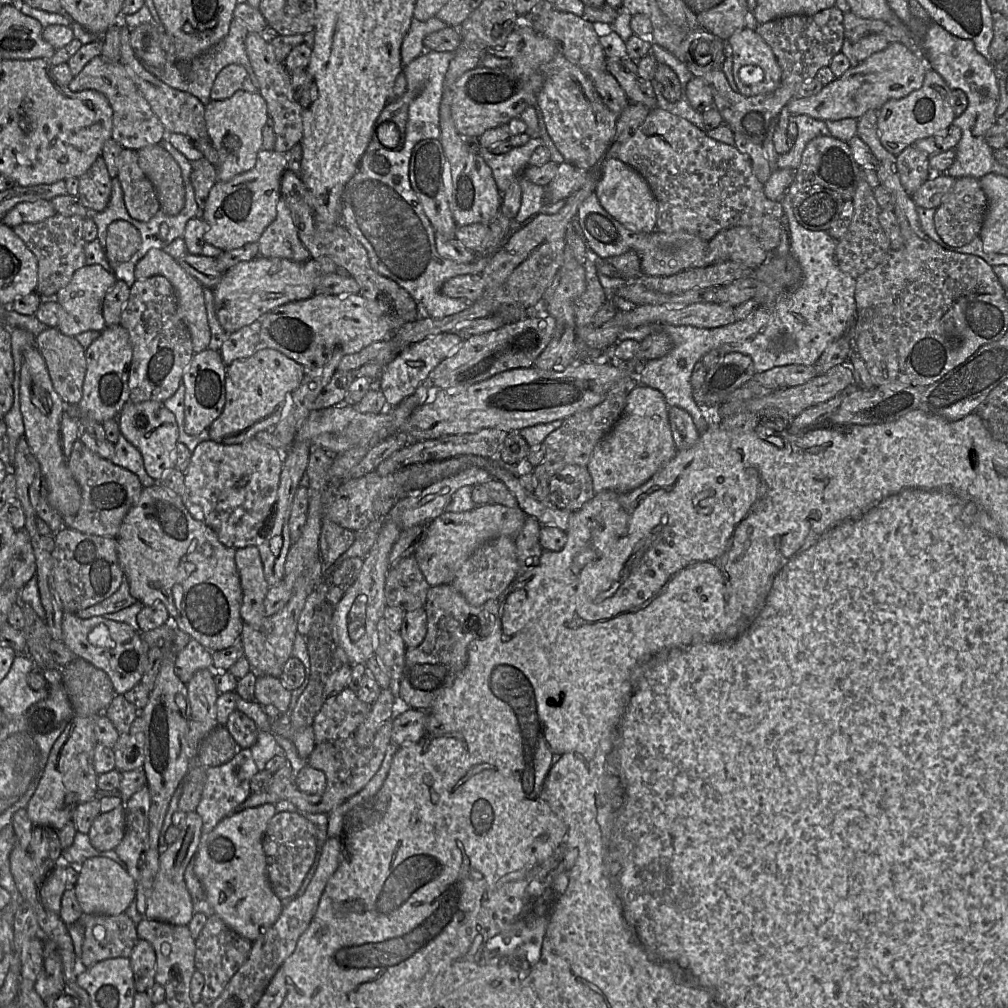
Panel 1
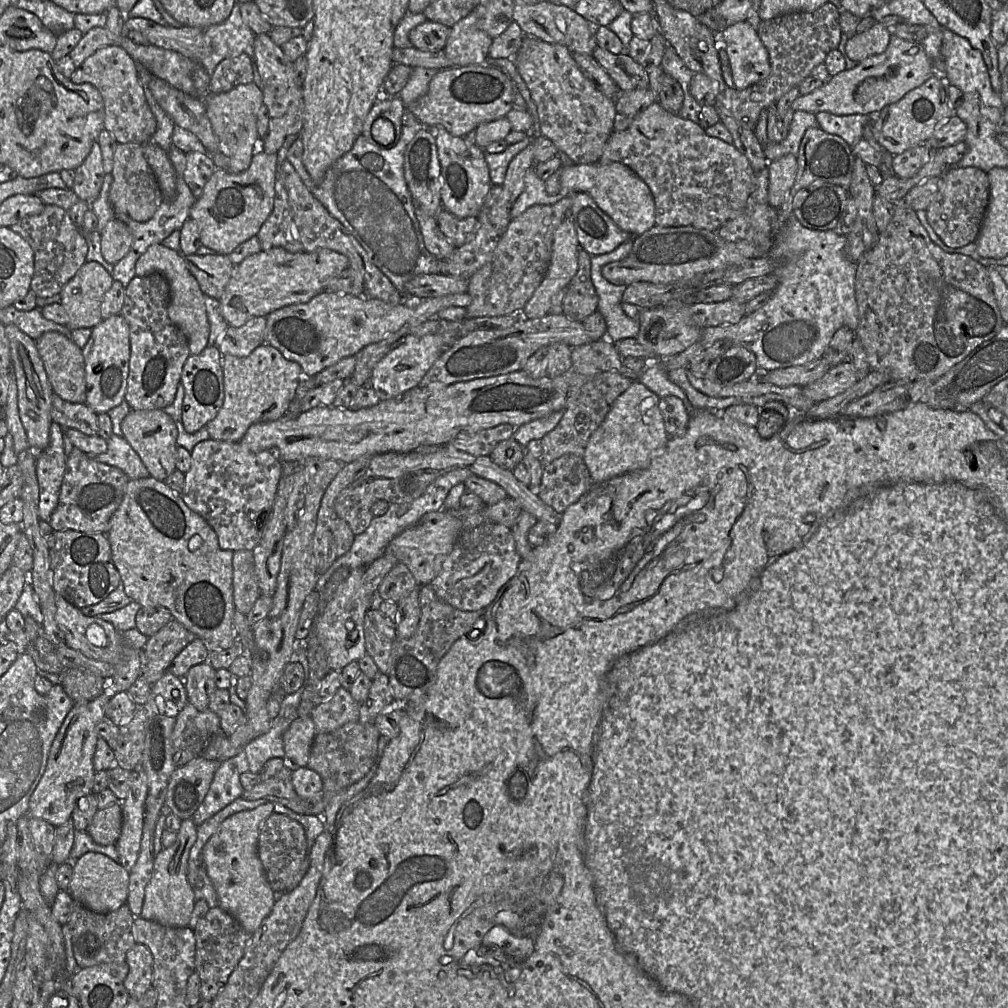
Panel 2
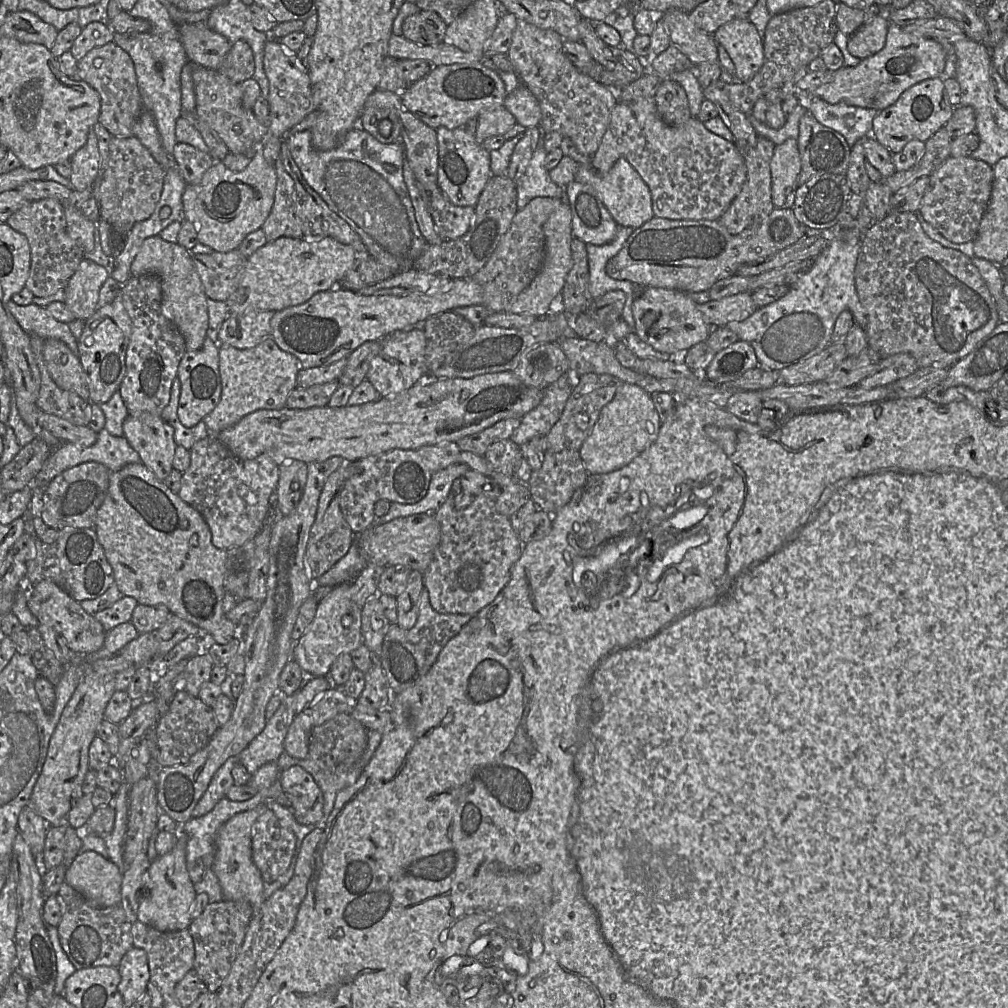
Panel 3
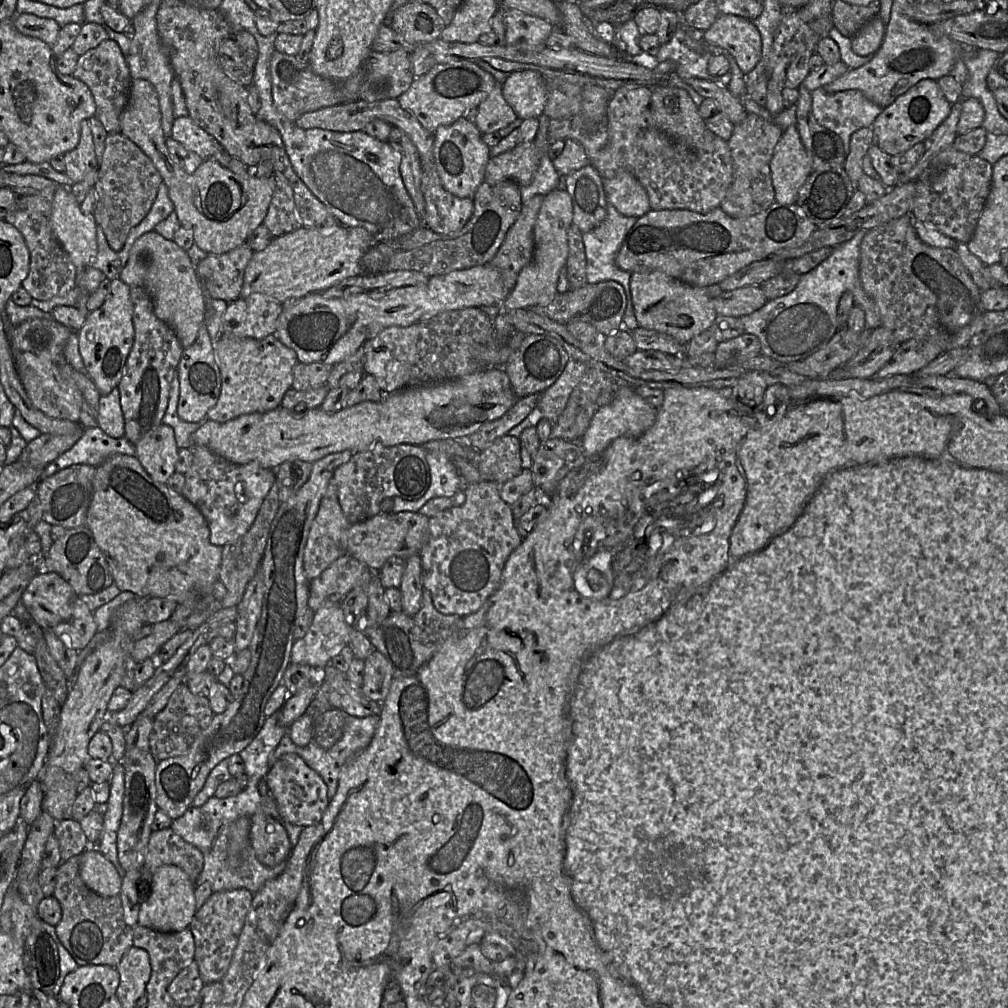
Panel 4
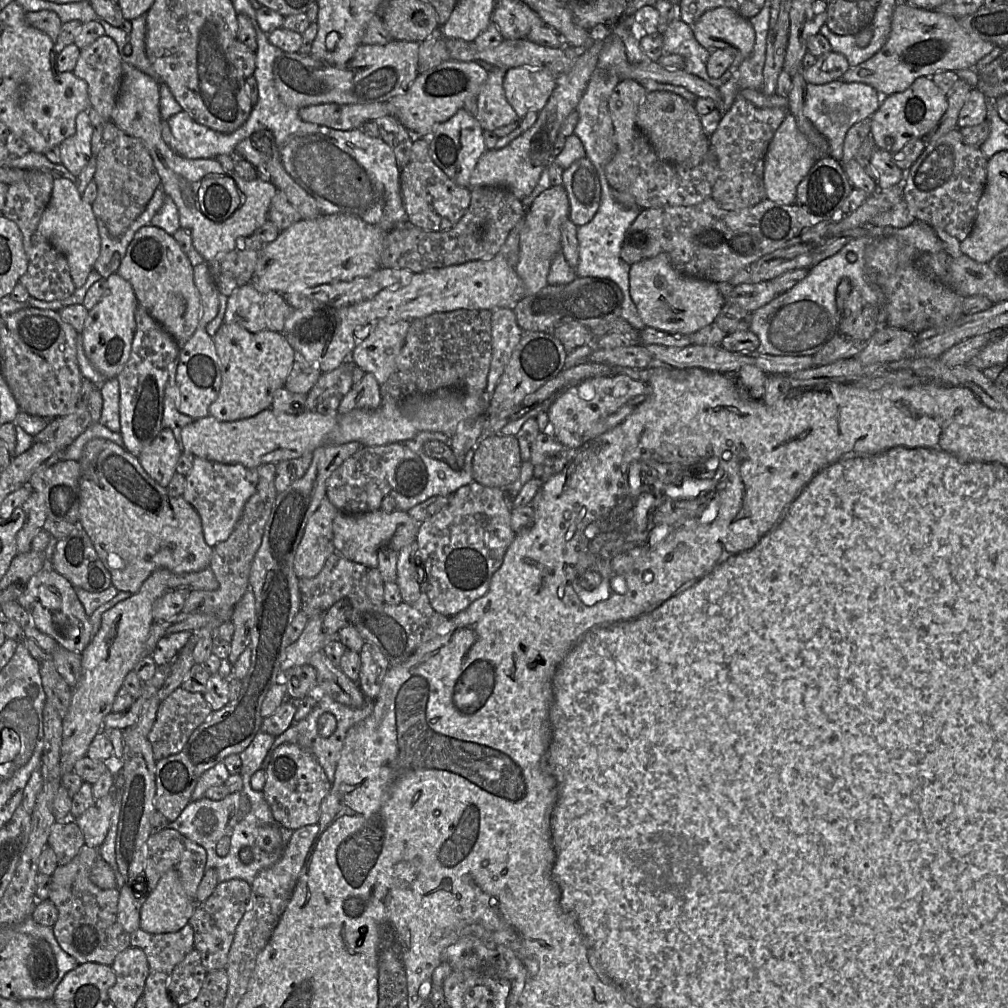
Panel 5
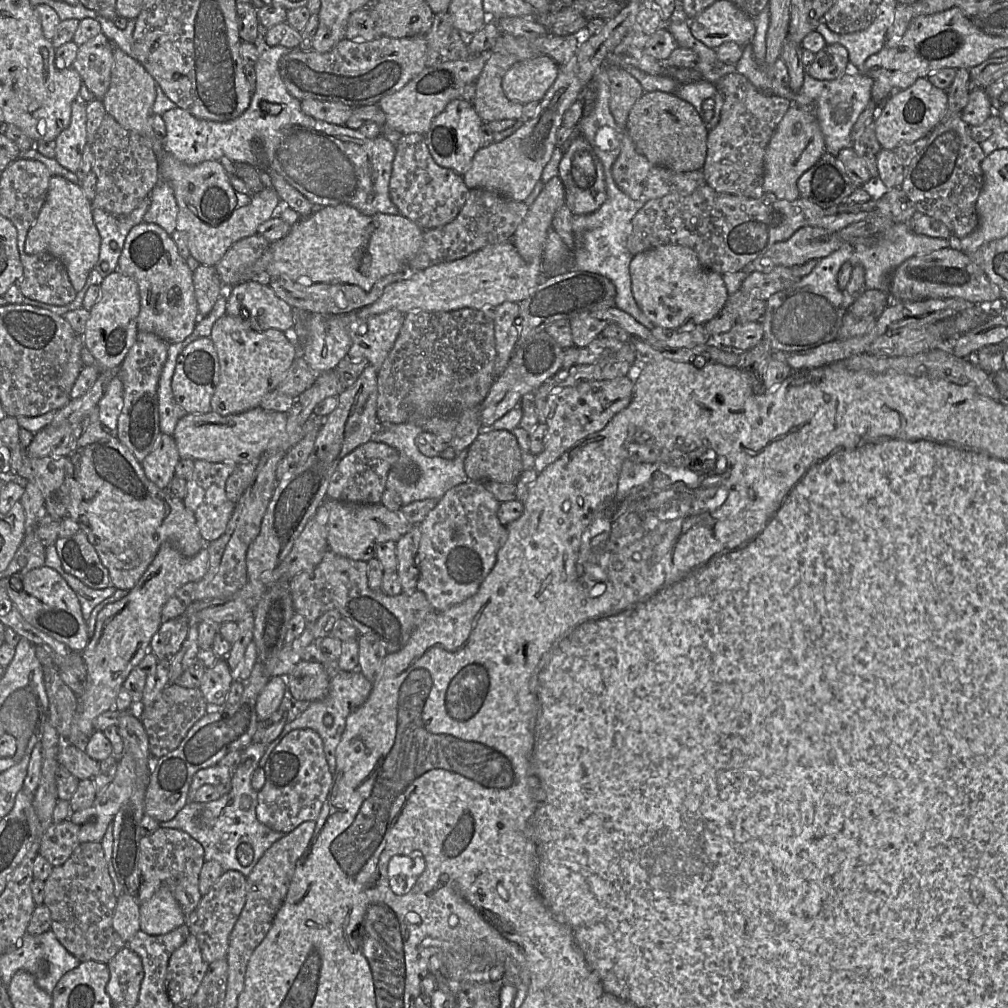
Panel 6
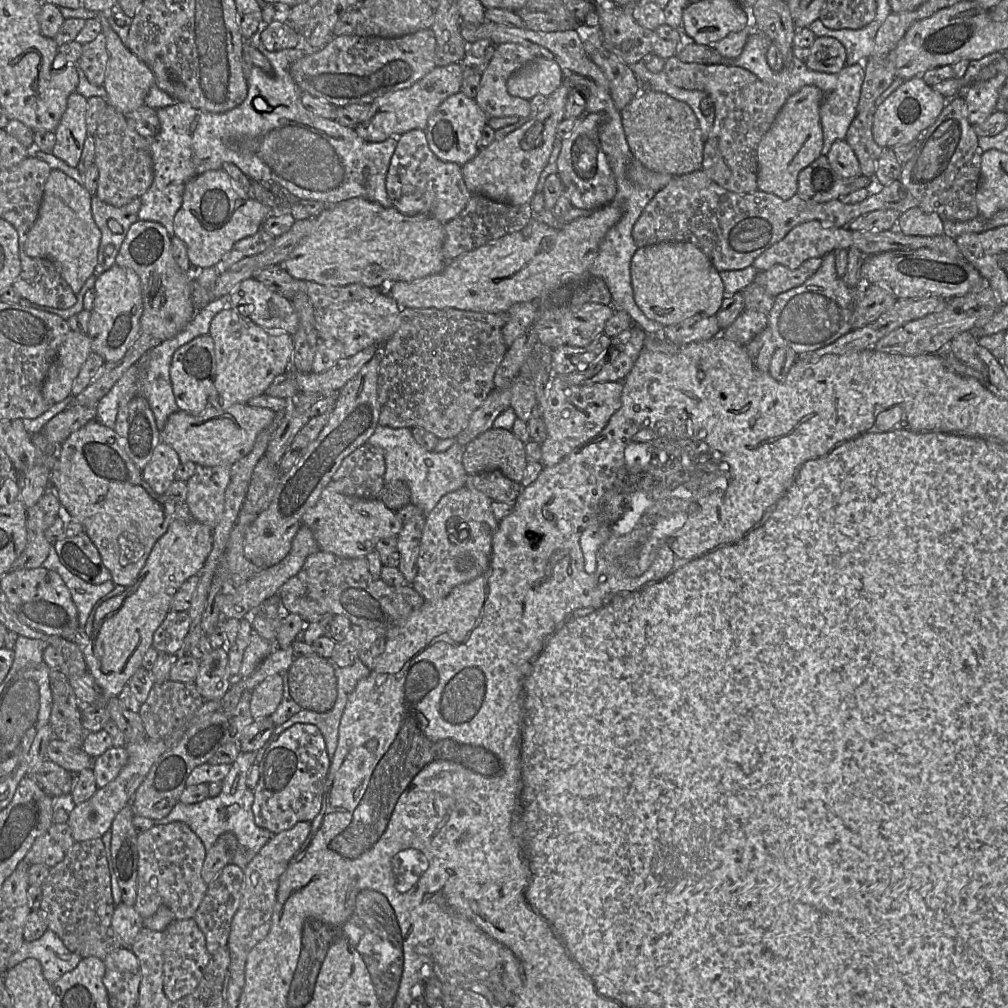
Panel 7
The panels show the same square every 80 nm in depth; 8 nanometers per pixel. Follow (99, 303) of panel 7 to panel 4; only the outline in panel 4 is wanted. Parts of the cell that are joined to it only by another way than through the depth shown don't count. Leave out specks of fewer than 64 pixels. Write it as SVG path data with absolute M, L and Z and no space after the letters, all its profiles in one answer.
M120 279L110 283L110 294L104 304L90 312L84 325L78 332L79 351L87 374L94 382L101 396L108 395L125 373L128 355L134 343L133 304L130 287Z

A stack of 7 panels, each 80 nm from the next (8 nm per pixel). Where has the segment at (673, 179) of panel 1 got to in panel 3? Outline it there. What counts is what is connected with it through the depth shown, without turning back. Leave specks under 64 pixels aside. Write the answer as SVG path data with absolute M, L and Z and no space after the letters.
M649 97L636 98L629 102L622 102L618 100L611 112L607 130L589 164L599 174L605 174L613 167L619 158L626 159L648 186L652 198L652 211L654 216L658 218L666 218L671 220L718 220L740 193L747 178L747 168L744 159L734 143L728 142L717 134L710 132L705 125L698 120L698 118L692 117L687 122L679 126L667 125L658 114L654 98Z

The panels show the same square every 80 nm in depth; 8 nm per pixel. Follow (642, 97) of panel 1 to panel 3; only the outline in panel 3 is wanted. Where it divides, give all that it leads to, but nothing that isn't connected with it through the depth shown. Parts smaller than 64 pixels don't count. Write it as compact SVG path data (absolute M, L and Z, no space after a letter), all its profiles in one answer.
M582 17L578 30L581 42L595 61L605 69L623 74L630 83L642 77L644 69L638 56L628 50L606 44L597 35L595 24L591 20Z

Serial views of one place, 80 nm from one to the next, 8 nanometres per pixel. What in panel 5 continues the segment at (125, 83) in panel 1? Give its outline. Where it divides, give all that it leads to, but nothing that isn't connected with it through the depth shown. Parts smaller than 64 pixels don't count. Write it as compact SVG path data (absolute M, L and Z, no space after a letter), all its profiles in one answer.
M103 35L90 45L82 48L72 72L86 82L91 107L104 120L111 120L122 80L122 58L119 55L115 41L107 35Z

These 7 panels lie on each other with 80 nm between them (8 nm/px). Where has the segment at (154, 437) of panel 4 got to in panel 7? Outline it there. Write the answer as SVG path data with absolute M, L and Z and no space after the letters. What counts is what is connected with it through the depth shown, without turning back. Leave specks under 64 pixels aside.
M160 441L151 460L142 470L142 478L157 494L163 495L175 480L175 472L180 463L176 451Z

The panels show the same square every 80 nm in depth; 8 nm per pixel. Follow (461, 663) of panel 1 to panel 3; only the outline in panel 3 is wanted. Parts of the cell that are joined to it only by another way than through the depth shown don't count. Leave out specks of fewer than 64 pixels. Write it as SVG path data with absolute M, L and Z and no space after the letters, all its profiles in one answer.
M424 588L420 596L416 624L405 630L397 623L392 623L384 637L380 656L376 658L385 671L392 695L416 685L431 669L449 640L456 636L472 617L468 614L438 613L430 603L428 590Z

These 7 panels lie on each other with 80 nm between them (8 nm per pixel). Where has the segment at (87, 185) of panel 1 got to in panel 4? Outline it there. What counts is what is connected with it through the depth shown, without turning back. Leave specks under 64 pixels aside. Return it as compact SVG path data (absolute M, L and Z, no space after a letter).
M88 119L81 122L81 134L78 145L63 155L65 162L65 173L77 183L93 169L98 169L93 136Z

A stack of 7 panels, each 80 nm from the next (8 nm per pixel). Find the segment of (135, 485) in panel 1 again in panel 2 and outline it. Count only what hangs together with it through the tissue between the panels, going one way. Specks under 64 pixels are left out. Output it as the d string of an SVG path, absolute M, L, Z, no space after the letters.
M74 446L66 461L57 507L48 523L55 532L75 530L106 535L109 521L123 500L129 480L119 468L98 462Z

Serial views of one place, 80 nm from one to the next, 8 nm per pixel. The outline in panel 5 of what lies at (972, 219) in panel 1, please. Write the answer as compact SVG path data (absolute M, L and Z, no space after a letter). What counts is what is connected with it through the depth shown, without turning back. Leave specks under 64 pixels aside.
M959 128L929 140L903 181L903 199L915 220L964 240L973 229L977 204L985 188L987 160L979 147L963 143Z

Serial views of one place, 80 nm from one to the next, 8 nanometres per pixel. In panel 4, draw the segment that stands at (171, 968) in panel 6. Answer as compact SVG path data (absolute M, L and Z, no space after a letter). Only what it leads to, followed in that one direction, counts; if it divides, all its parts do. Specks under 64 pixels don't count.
M194 960L174 978L168 992L179 1007L190 1007L196 1003L204 984Z

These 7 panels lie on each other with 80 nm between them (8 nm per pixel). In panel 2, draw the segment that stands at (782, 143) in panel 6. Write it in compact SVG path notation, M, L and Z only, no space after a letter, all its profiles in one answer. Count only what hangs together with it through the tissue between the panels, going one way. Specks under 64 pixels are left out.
M787 154L769 163L768 202L775 209L783 204L798 171L797 156Z

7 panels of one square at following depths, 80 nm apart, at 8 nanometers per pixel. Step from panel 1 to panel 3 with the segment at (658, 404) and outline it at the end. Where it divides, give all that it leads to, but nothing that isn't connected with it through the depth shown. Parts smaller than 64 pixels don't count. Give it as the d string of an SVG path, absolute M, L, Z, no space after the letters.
M623 383L579 450L588 474L606 474L628 465L657 439L661 424L651 395L637 385Z

